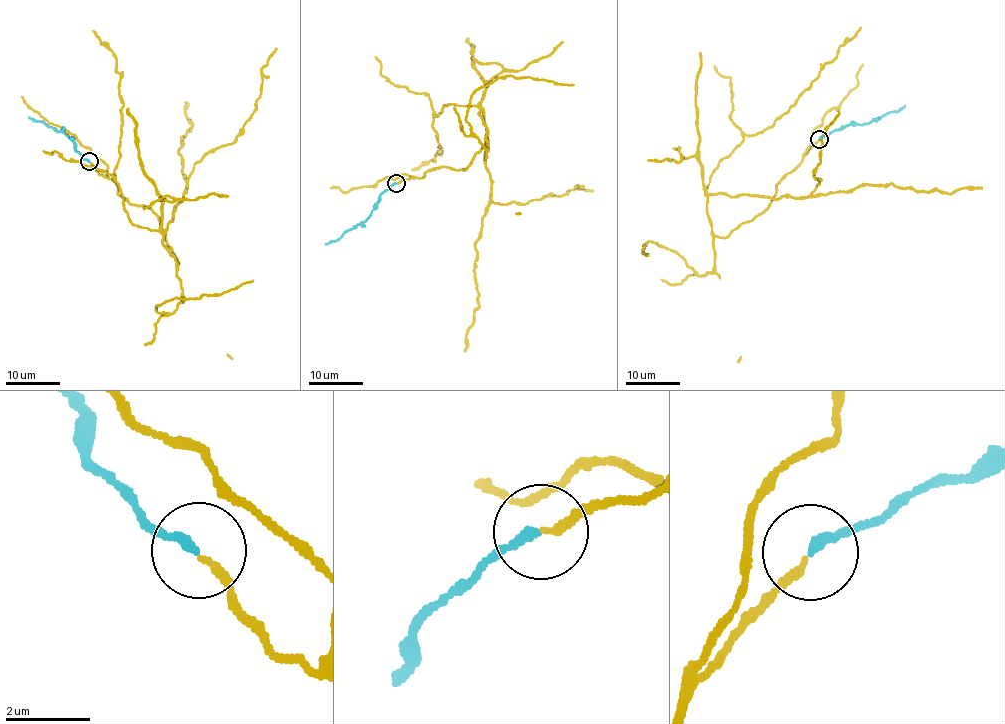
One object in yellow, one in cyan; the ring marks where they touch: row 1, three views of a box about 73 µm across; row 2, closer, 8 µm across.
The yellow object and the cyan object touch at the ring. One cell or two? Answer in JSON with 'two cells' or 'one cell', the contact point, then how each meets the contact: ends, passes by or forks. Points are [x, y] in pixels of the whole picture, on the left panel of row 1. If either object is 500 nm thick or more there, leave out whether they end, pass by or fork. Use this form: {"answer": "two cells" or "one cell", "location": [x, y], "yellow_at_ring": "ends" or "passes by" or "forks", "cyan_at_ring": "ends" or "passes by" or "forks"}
{"answer": "one cell", "location": [89, 161], "yellow_at_ring": "ends", "cyan_at_ring": "ends"}

